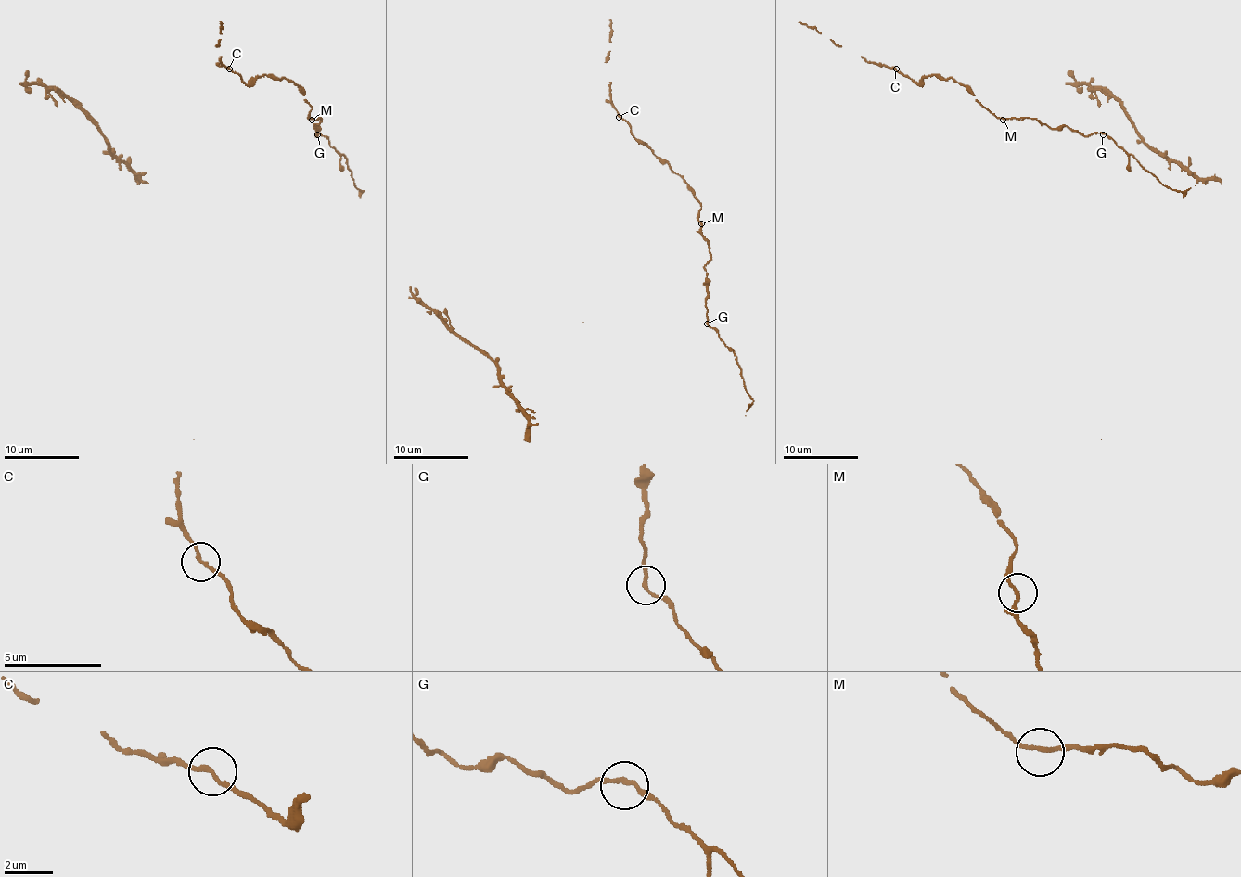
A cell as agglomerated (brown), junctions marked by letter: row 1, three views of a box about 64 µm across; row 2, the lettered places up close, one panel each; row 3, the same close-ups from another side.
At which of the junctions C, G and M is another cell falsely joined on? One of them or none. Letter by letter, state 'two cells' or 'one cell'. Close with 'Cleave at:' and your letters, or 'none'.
C: one cell
G: one cell
M: one cell
Cleave at: none

